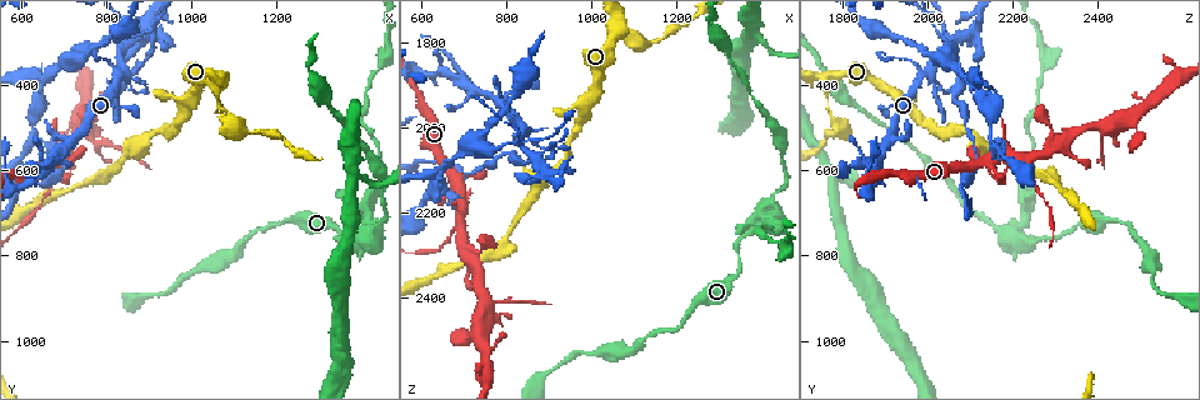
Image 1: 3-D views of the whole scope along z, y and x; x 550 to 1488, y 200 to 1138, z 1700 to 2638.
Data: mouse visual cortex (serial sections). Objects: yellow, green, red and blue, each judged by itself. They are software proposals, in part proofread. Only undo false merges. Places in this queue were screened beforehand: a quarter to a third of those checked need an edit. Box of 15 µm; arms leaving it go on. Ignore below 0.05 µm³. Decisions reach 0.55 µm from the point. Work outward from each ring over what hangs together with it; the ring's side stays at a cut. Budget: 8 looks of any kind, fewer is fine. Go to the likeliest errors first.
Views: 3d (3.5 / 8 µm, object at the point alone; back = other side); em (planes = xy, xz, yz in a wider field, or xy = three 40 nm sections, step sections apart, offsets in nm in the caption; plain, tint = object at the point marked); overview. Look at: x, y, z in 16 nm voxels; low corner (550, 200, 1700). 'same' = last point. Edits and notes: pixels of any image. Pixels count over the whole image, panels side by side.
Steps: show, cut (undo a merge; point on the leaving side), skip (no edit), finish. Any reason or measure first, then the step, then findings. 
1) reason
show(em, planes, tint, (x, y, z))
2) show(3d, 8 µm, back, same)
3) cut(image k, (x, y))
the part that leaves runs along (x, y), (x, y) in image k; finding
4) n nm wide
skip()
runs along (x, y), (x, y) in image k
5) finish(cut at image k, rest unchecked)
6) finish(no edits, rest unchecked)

sharp bend
show(3d, 3.5 µm, back, (835, 290, 2040))

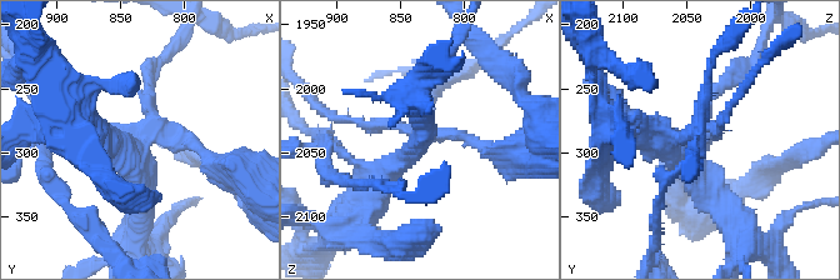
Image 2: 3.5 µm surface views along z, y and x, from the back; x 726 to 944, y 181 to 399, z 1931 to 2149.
show(em, xy, step 5, tint, same)

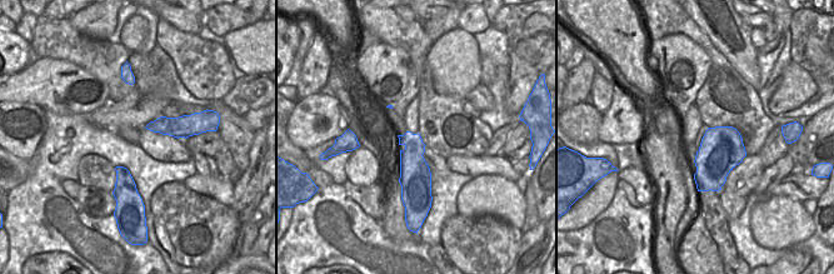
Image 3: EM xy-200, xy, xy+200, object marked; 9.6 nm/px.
cut(image 2, (184, 144))
the part that leaves runs along (138, 156), (176, 134), (234, 169) in image 2; two cells meet here

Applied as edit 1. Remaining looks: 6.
thin neck
show(3d, 3.5 µm, (1055, 450, 1770))

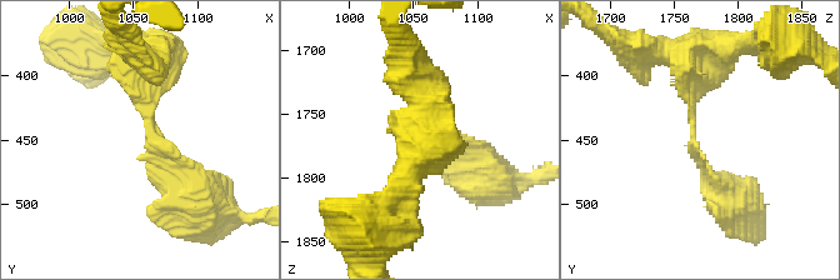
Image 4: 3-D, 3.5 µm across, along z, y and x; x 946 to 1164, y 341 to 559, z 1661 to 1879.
arms of 150, 350 nm
show(em, xy, step 2, tint, (1060, 446, 1764))

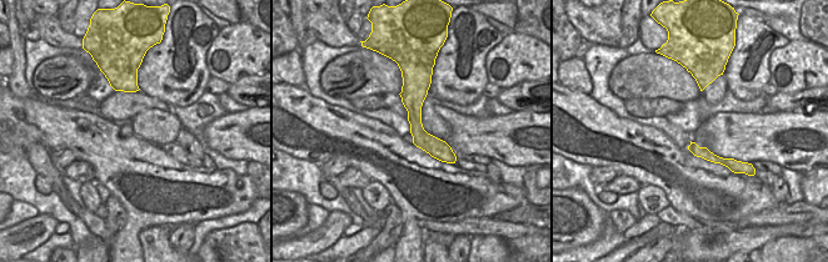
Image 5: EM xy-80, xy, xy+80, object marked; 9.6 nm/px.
skip()
one cell here

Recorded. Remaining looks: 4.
abrupt turn
show(3d, 3.5 µm, (1415, 745, 2210))

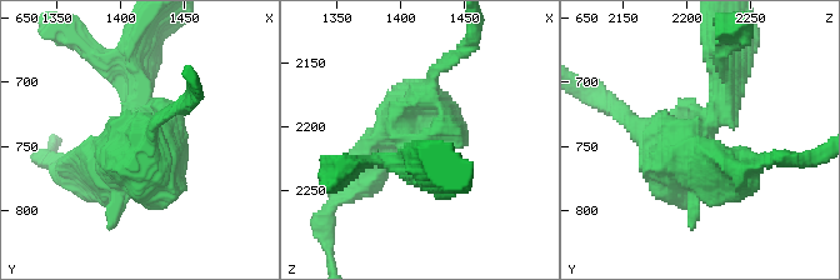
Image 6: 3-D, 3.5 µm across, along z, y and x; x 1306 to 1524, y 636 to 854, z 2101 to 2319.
show(em, xy, step 5, plain, (1410, 746, 2210))

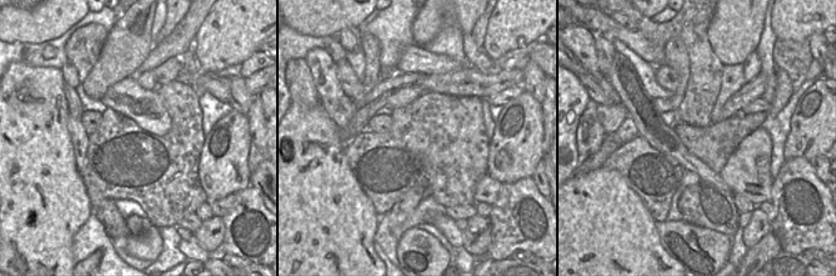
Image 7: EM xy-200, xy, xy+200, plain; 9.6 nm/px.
show(em, xy, step 5, tint, same)

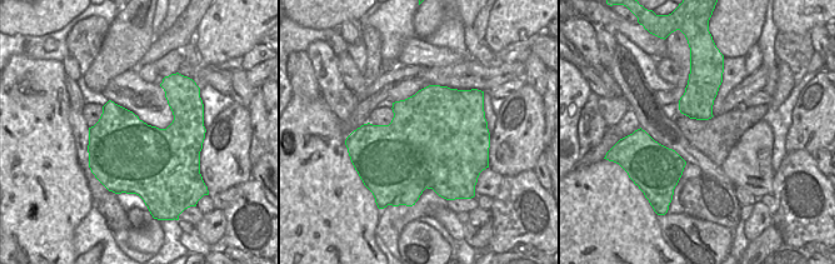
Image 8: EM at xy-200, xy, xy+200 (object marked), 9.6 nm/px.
cut(image 6, (739, 85))
two cells meet here

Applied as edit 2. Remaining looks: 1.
finish(cut at image 2, cut at image 6, rest unchecked)

